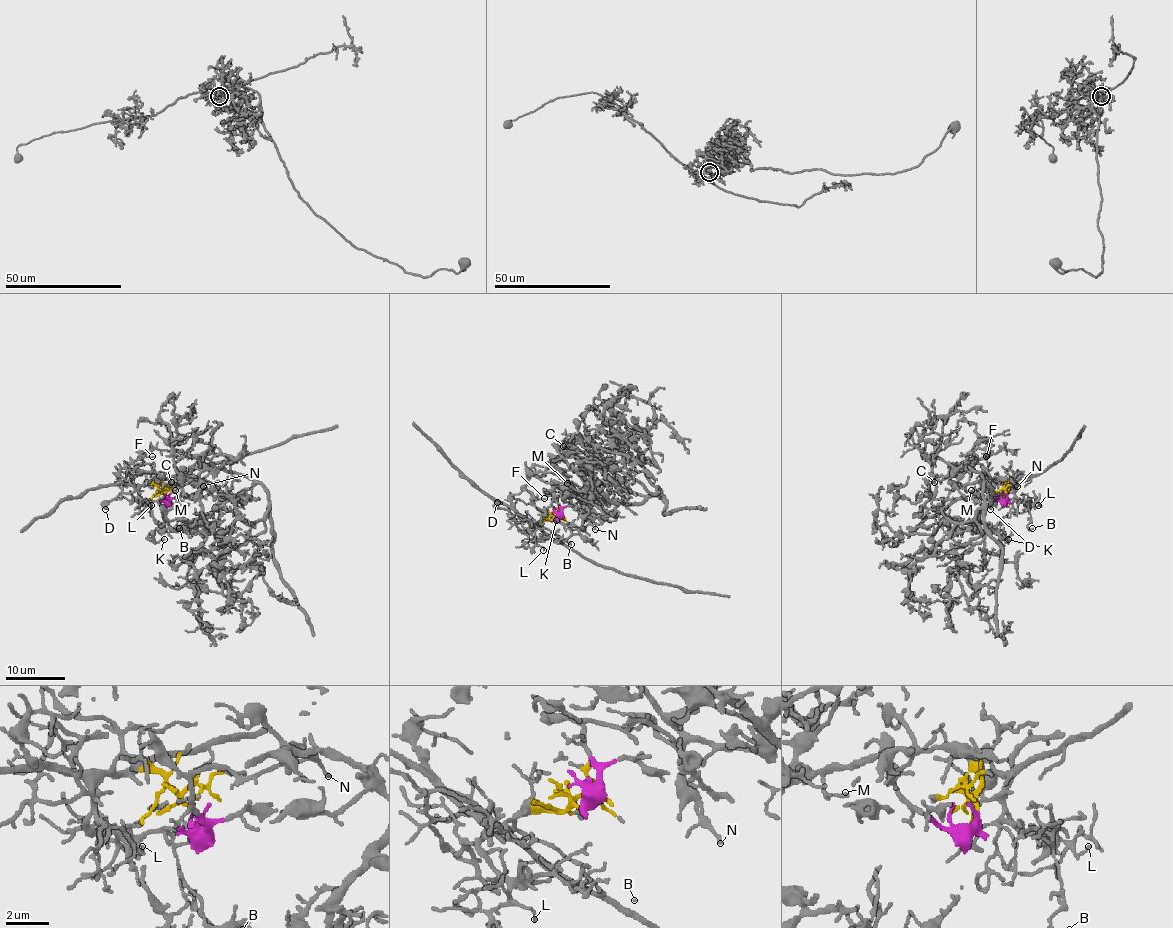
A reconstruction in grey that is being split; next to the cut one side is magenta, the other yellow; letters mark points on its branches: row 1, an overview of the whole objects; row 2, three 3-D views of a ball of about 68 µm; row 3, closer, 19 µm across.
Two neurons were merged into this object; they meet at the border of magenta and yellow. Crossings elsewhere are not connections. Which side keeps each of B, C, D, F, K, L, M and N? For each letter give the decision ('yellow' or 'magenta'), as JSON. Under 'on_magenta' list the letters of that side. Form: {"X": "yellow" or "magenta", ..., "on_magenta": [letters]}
{"B": "yellow", "C": "magenta", "D": "yellow", "F": "magenta", "K": "magenta", "L": "yellow", "M": "magenta", "N": "magenta", "on_magenta": ["C", "F", "K", "M", "N"]}

